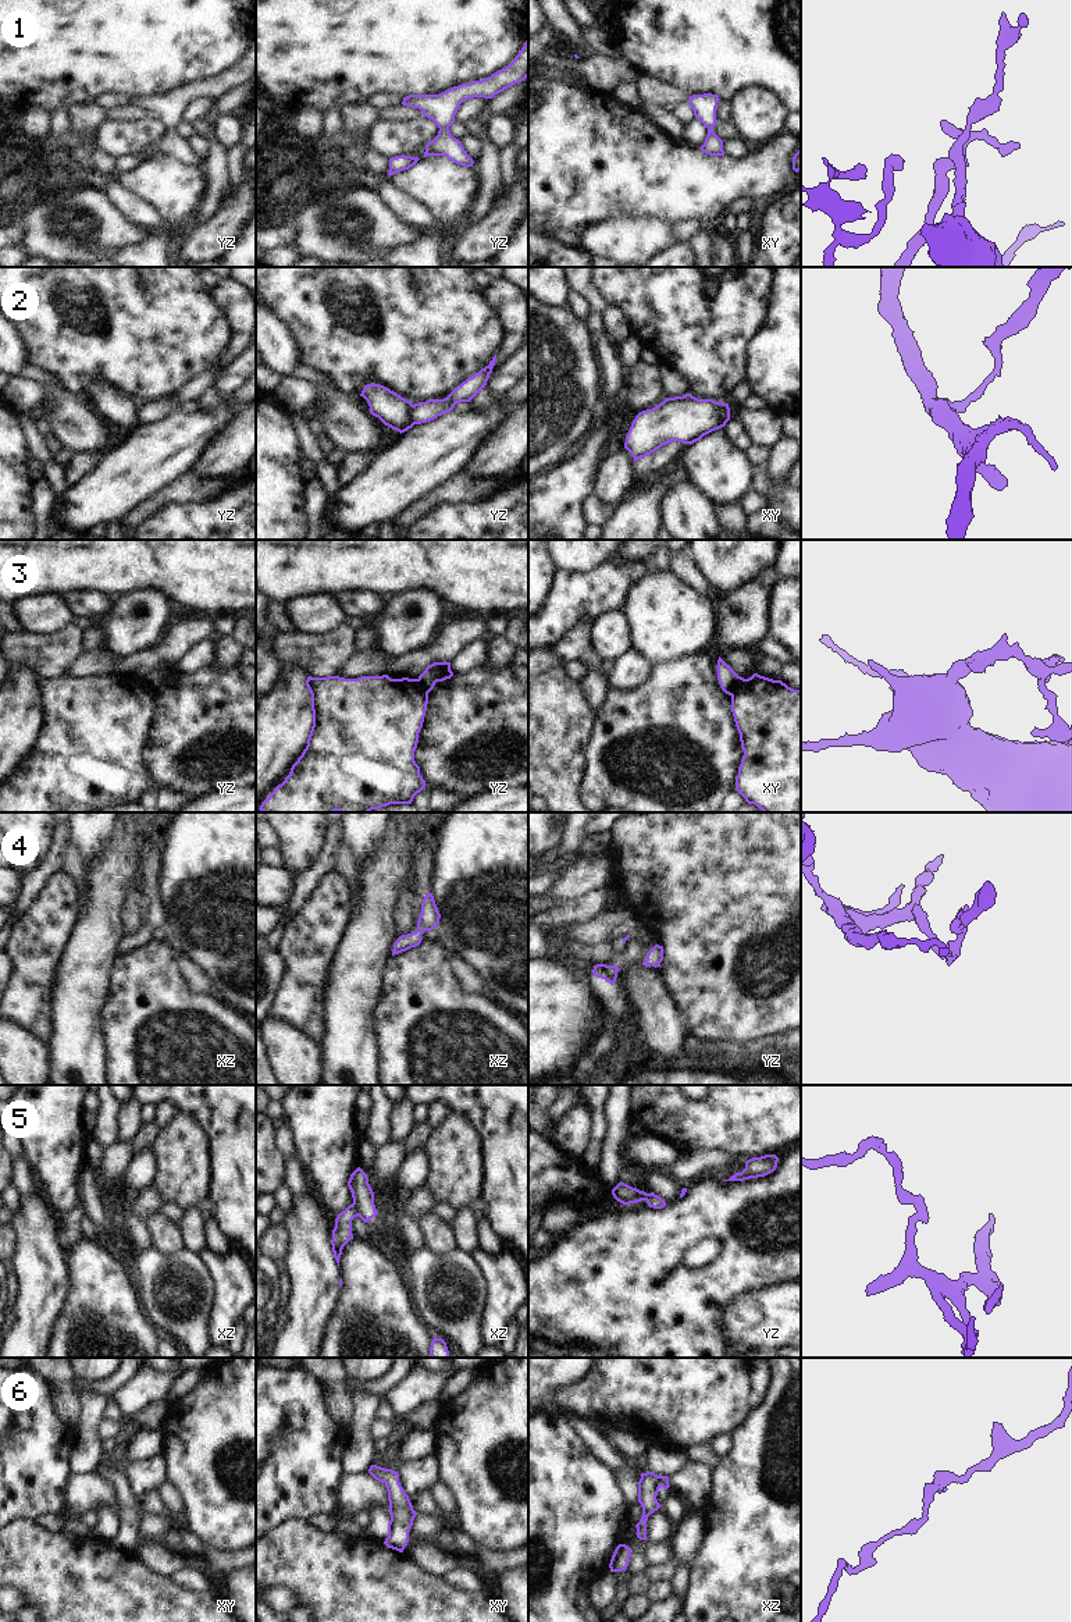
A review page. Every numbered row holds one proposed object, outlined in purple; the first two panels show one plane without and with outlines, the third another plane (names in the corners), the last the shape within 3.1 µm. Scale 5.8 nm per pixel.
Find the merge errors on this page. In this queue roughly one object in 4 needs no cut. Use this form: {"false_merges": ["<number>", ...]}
{"false_merges": ["2", "3", "5"]}

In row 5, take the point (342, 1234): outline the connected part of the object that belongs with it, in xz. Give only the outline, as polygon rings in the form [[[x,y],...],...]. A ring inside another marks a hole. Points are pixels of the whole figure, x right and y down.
[[[355,1203],[349,1205],[343,1212],[335,1219],[335,1227],[332,1230],[332,1252],[334,1258],[339,1266],[339,1258],[342,1255],[343,1246],[353,1239],[352,1234],[352,1220],[357,1217],[357,1207]]]

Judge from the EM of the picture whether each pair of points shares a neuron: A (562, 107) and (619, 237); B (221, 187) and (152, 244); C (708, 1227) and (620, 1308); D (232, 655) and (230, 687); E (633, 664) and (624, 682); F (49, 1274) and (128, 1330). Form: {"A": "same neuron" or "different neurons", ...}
{"A": "different neurons", "B": "different neurons", "C": "same neuron", "D": "different neurons", "E": "same neuron", "F": "different neurons"}

